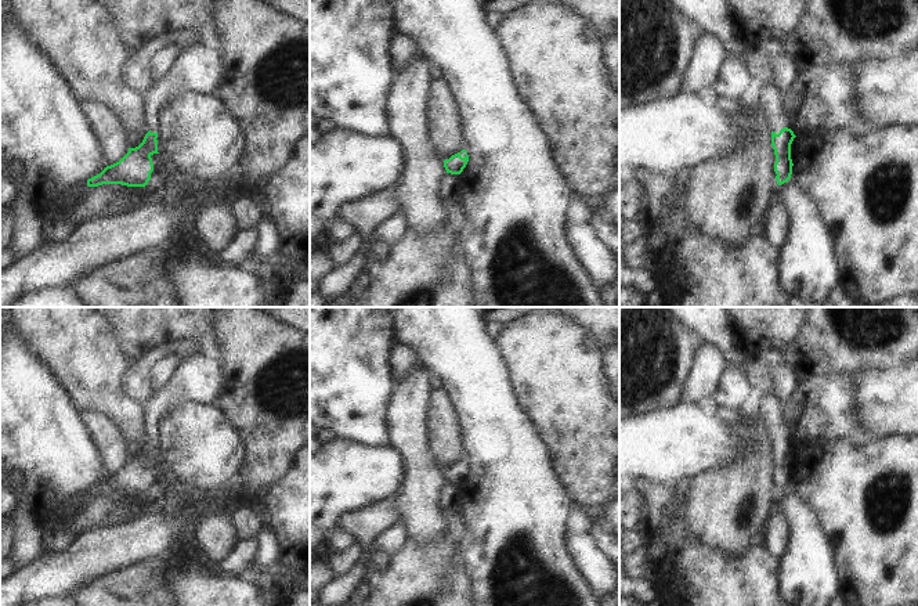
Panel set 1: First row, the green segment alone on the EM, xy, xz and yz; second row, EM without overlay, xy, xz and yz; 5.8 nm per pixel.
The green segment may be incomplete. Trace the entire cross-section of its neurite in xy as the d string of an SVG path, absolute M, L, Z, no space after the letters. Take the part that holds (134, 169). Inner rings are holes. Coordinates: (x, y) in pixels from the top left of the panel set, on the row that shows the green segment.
M191 44L181 50L165 76L145 91L145 118L149 131L142 143L116 163L106 166L100 174L87 180L88 187L122 184L145 187L153 172L152 155L158 152L158 126L160 108L181 94L212 94L220 84L223 64L217 51L202 44Z

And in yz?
M762 82L758 98L763 113L769 118L769 126L773 130L771 145L776 155L774 172L777 174L777 184L781 185L787 183L792 174L791 144L796 136L785 126L785 97L774 82Z

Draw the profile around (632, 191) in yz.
M628 172L619 173L619 231L625 219L635 219L639 203L646 196L646 187L641 181L630 177Z

